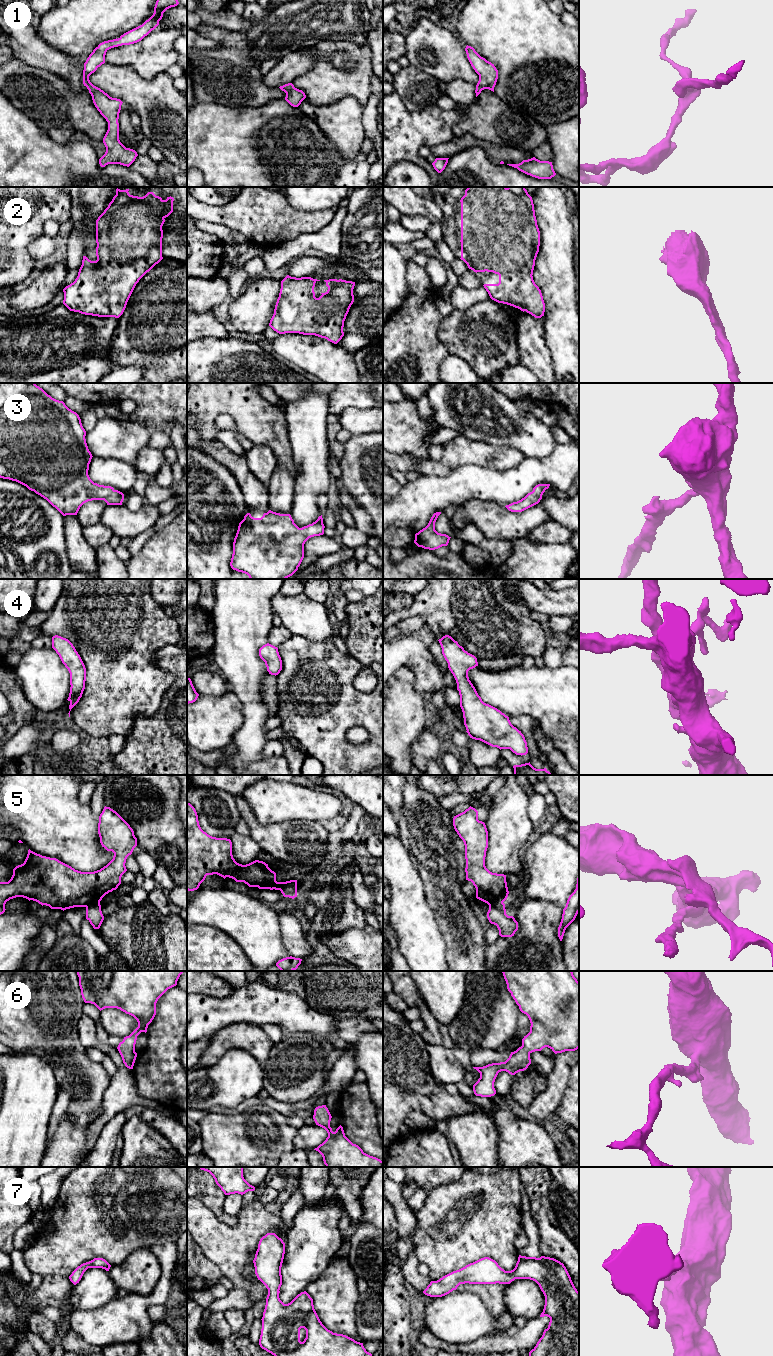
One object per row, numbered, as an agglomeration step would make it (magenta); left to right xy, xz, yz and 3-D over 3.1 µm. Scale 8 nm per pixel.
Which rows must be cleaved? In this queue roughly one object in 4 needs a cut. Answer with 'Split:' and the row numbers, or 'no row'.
Split: 5

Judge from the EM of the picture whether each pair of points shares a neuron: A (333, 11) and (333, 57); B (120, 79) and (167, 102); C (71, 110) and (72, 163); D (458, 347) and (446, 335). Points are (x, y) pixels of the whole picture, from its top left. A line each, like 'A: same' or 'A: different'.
A: different
B: same
C: different
D: same

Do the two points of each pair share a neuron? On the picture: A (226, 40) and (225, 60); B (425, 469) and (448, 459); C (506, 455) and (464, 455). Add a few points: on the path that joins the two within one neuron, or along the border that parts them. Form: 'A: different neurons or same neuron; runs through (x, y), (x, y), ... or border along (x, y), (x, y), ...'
A: same neuron; runs through (226, 45), (226, 55)
B: different neurons; border along (440, 461), (451, 470)
C: same neuron; runs through (496, 455), (474, 455)

